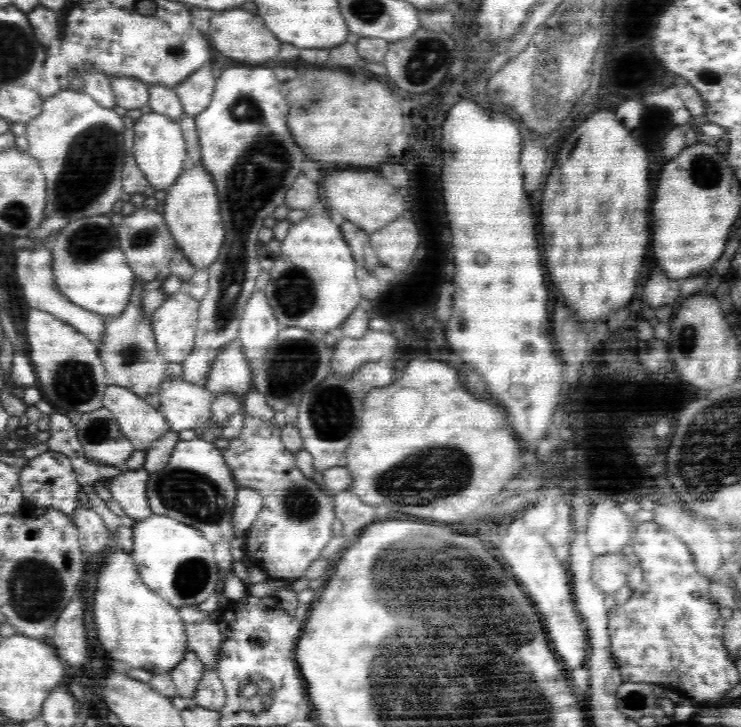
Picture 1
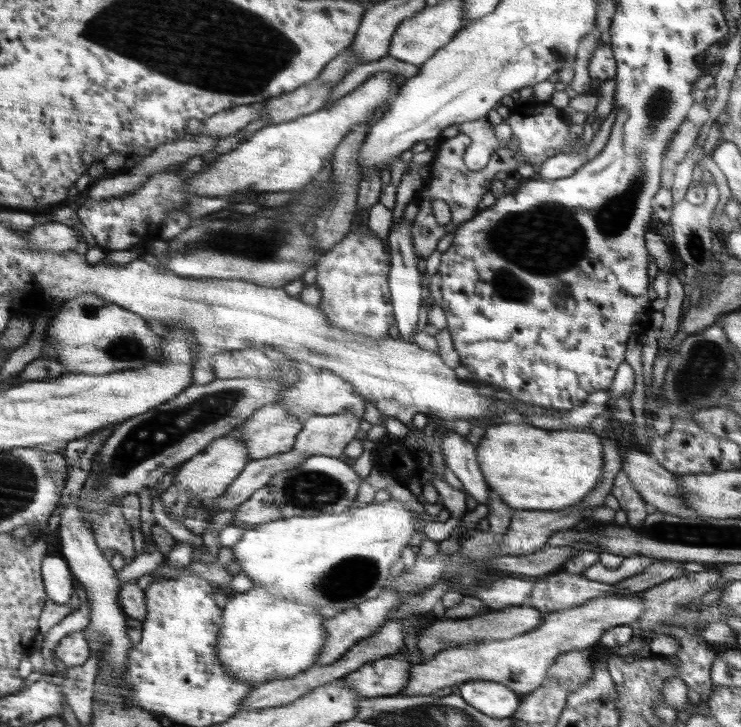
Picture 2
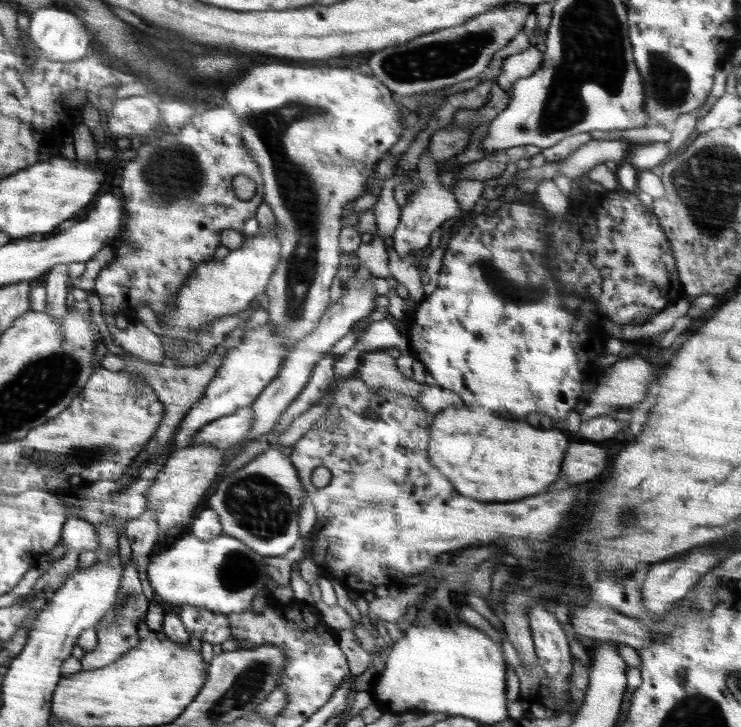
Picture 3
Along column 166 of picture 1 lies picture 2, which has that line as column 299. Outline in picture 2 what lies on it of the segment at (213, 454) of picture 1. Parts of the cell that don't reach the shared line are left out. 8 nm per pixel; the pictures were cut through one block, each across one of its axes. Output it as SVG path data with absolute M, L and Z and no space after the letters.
M324 454L306 457L302 464L287 471L280 471L272 475L265 484L271 501L279 508L279 516L318 516L322 512L348 511L357 498L361 482L352 463L348 459L342 460Z

